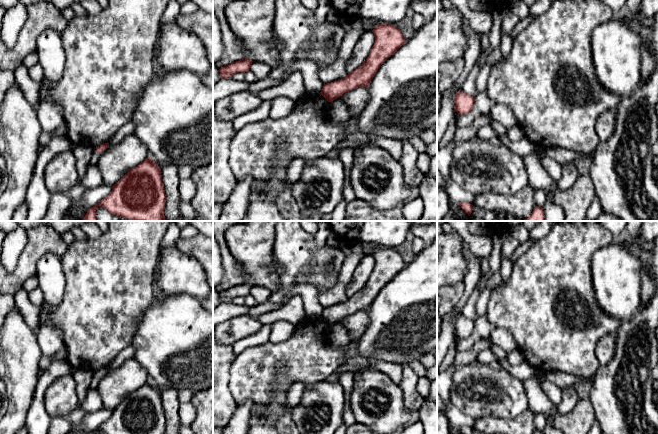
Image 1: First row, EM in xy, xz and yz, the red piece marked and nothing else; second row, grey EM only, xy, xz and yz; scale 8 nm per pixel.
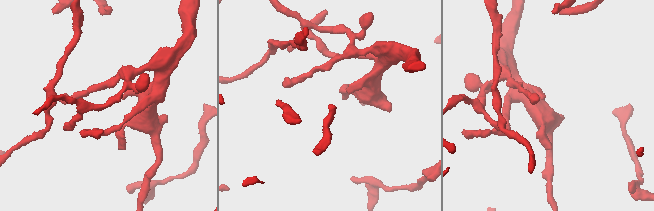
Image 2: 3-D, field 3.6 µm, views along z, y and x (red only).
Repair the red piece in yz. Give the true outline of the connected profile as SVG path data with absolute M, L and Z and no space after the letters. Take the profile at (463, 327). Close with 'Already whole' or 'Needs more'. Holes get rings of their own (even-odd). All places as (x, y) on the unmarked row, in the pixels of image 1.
M459 314L454 321L454 336L458 338L469 337L474 330L474 321Z. Already whole

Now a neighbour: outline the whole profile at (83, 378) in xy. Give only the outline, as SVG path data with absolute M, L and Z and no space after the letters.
M76 370L72 374L76 382L76 392L78 397L78 406L67 418L71 422L72 426L77 426L81 424L83 418L87 414L81 407L81 403L85 399L88 388L93 377L93 372L89 370Z

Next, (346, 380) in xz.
M344 367L339 370L340 377L339 377L339 384L343 387L343 390L346 392L351 392L354 385L354 375L350 371L350 369Z

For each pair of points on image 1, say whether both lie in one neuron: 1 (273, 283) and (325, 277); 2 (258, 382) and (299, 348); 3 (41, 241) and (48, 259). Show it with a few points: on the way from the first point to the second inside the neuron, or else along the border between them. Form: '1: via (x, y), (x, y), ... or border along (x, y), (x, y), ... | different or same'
1: border along (279, 275), (280, 286), (272, 291) | different
2: via (264, 371), (283, 352), (288, 352) | same
3: border along (58, 256), (47, 251), (37, 262), (36, 273) | different

